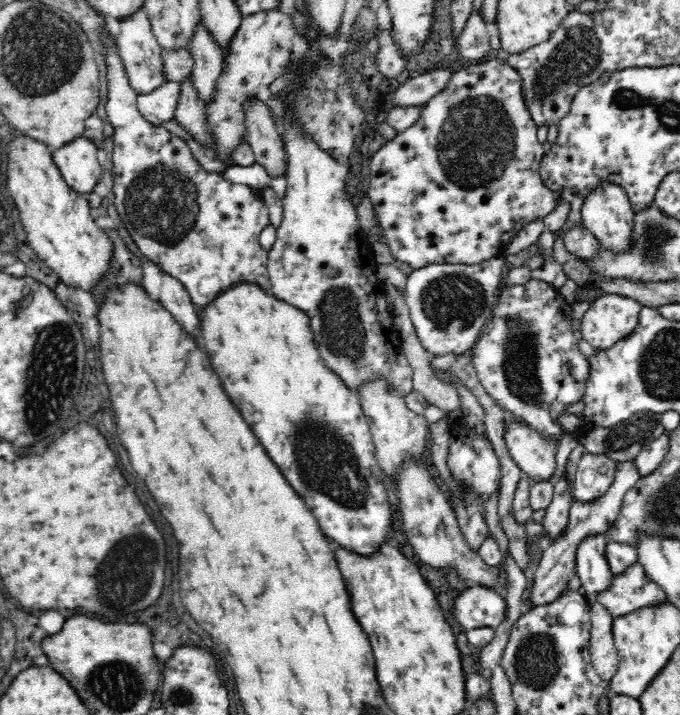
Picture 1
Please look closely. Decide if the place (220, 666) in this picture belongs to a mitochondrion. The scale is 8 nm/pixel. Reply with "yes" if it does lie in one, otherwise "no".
no

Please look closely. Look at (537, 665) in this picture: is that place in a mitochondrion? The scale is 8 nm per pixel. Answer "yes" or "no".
yes

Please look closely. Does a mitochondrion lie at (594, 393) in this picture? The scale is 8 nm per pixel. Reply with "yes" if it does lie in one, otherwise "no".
no

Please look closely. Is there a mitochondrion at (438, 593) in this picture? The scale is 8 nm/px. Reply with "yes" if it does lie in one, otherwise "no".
no

